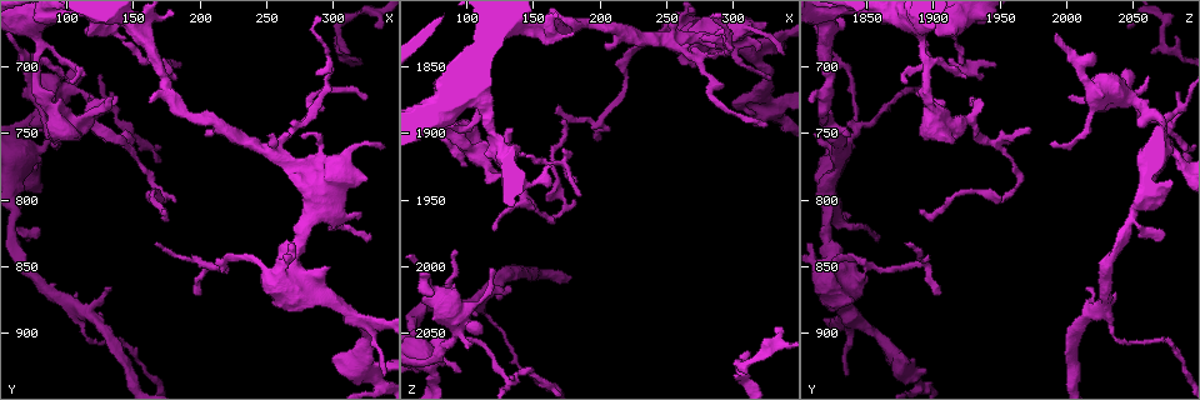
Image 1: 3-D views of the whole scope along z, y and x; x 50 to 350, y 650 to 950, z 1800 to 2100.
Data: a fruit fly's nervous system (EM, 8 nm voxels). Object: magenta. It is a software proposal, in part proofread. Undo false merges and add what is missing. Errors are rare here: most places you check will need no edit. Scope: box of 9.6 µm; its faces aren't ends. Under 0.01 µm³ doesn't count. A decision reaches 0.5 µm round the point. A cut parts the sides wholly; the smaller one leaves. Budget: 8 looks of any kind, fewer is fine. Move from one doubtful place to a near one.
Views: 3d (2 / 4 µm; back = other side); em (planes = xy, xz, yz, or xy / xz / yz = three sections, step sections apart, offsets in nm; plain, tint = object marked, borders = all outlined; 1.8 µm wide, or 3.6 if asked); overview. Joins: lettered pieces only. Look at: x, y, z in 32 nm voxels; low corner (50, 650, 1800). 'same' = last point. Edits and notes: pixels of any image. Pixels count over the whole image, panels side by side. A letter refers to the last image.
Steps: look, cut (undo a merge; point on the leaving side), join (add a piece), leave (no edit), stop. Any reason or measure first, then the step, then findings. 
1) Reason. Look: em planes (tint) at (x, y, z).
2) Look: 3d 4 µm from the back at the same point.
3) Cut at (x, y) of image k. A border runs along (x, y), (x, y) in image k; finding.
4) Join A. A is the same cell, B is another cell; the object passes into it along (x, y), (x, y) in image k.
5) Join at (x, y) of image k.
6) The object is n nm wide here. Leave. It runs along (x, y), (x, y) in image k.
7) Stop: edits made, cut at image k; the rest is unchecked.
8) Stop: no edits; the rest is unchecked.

Arms part here. Look: 3d 2 µm at (272, 746, 1842).

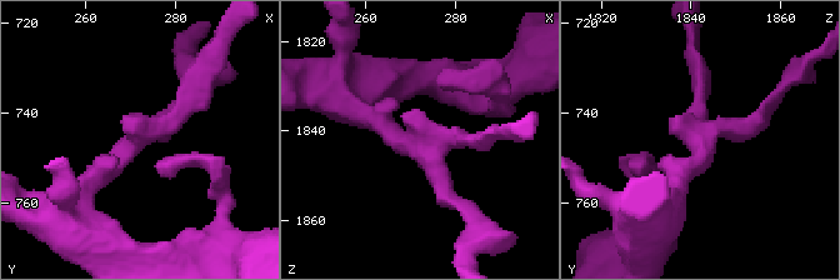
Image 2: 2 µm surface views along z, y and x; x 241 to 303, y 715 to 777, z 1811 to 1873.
3 arms meet here; now the EM. Look: em 3.6 µm xy step 16 (plain) at (271, 745, 1842).

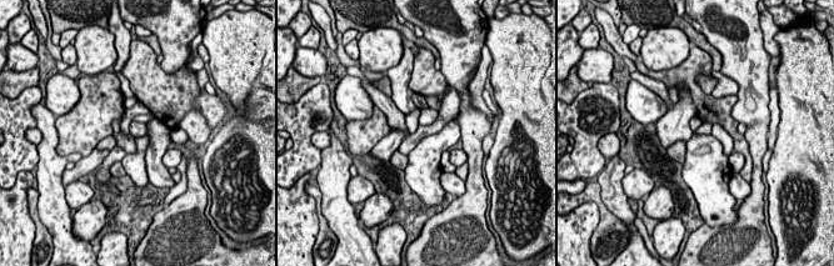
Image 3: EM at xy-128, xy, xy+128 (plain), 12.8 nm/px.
Look: em 3.6 µm xy step 16 (borders) at the same point.

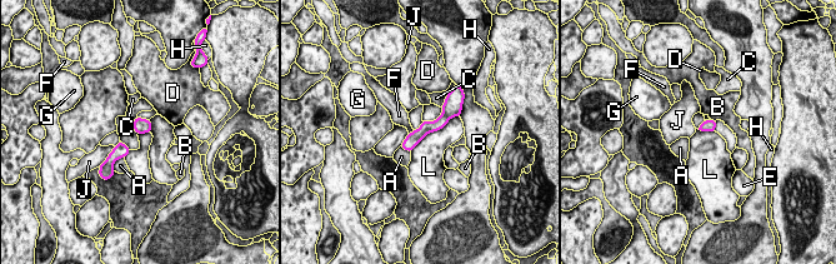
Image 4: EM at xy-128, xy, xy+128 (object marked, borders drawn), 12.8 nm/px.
The longest contact is with L, 800 nm. Leave. A, B, C, D, E, F, G, H, J and L are other cells; a border runs along (120, 140), (130, 149) in image 4; continuous, no second cell.

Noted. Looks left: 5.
Branch stops here. Look: em 3.6 µm xy step 4 (borders) at (134, 722, 1898).

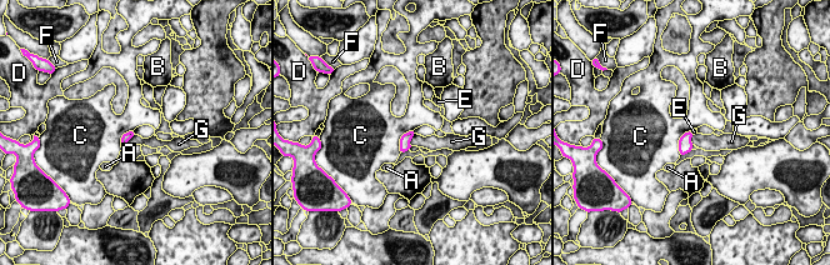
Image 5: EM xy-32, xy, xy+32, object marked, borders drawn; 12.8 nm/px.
Another direction. Look: em 3.6 µm planes (borders) at the same point.

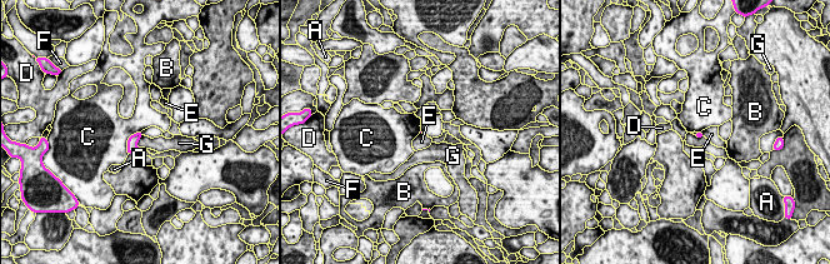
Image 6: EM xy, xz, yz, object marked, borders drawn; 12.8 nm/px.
Leave. A, B, C, D, E, F and G are other cells; a border runs along (140, 130), (129, 138), (128, 154) in image 6; no lettered piece goes on from it.

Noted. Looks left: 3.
Branch stops here. Look: 3d 2 µm at (336, 672, 2046).

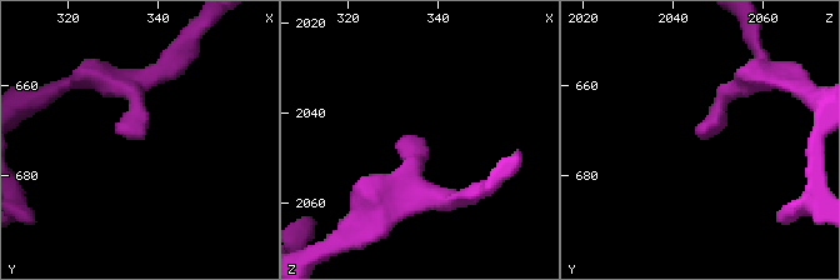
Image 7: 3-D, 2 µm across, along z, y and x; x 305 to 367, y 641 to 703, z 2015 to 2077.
Look: em planes (tint) at (335, 672, 2046).

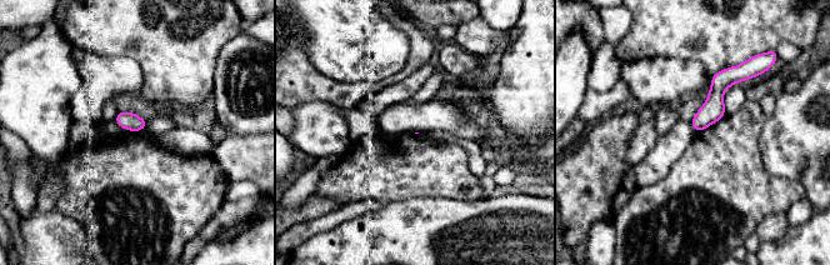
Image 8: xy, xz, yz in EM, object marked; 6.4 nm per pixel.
What lies round it. Look: em planes (borders) at the same point.

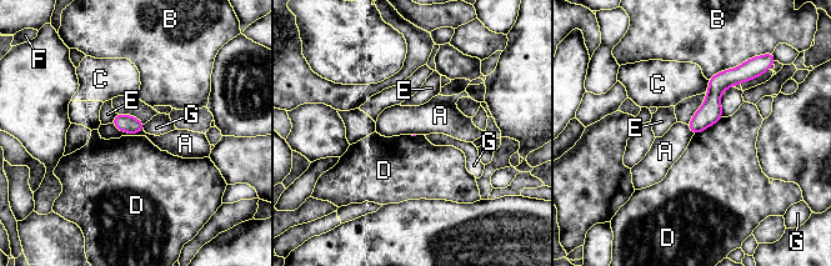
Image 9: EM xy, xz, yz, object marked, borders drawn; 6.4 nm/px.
Leave. A, B, C, D, E, F and G are other cells; it runs along (740, 76), (714, 94), (695, 130) in image 9; no lettered piece goes on from it.

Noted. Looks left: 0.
Stop: no edits; the rest is unchecked.

